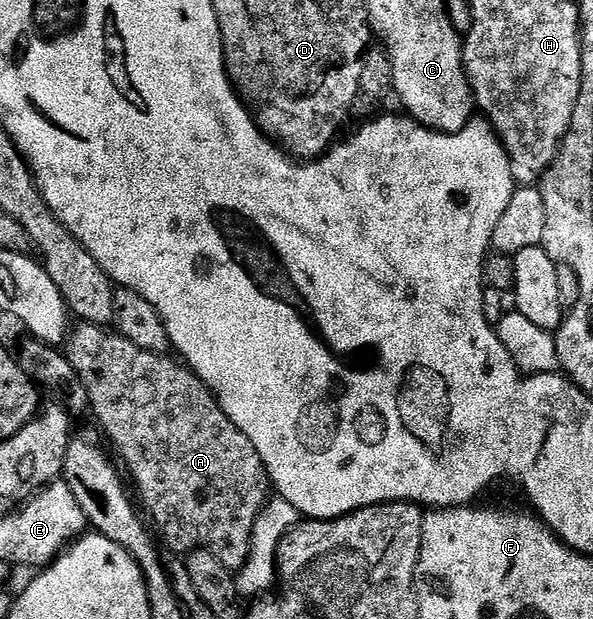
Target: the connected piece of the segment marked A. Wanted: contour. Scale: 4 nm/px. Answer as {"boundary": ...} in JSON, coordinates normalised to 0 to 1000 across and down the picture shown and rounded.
{"boundary":[[[135,520],[135,522],[130,522],[130,523],[128,523],[128,525],[126,525],[126,528],[123,528],[123,530],[121,530],[121,532],[120,532],[120,536],[118,536],[118,544],[116,544],[116,549],[115,549],[115,551],[113,551],[113,556],[111,556],[111,574],[113,574],[113,577],[115,577],[115,583],[118,583],[118,585],[120,585],[120,588],[121,588],[121,590],[123,590],[123,591],[125,591],[125,598],[126,598],[126,599],[128,599],[128,601],[130,601],[130,604],[132,604],[132,606],[135,606],[135,614],[137,614],[137,616],[138,616],[138,619],[142,619],[142,622],[143,622],[143,624],[145,624],[145,637],[147,637],[147,638],[148,638],[148,649],[150,649],[150,654],[152,654],[152,662],[153,662],[153,667],[155,667],[155,669],[159,669],[159,667],[160,667],[160,669],[162,669],[162,675],[164,675],[164,679],[165,679],[165,680],[167,680],[167,682],[169,682],[169,685],[170,685],[170,688],[172,688],[172,690],[175,690],[175,698],[177,698],[177,701],[179,701],[179,703],[182,703],[182,711],[184,711],[184,712],[182,712],[182,711],[180,711],[180,716],[182,716],[182,717],[184,717],[184,719],[187,719],[187,717],[185,717],[185,716],[189,716],[189,717],[191,717],[191,721],[192,721],[192,722],[196,722],[196,727],[197,727],[197,730],[199,730],[199,732],[201,732],[201,733],[202,733],[202,737],[204,737],[204,740],[206,740],[206,742],[209,742],[209,750],[211,750],[211,751],[209,751],[209,750],[207,750],[207,754],[209,754],[209,756],[211,756],[211,758],[212,758],[212,763],[214,763],[214,756],[212,756],[212,754],[216,754],[216,763],[218,763],[218,764],[216,764],[216,763],[214,763],[214,767],[216,767],[216,769],[218,769],[218,771],[219,771],[219,775],[221,775],[221,769],[219,769],[219,767],[223,767],[223,775],[224,775],[224,779],[226,779],[226,780],[229,780],[229,795],[231,795],[231,796],[229,796],[229,795],[228,795],[228,800],[229,800],[229,801],[231,801],[231,803],[233,803],[233,808],[234,808],[234,801],[233,801],[233,800],[236,800],[236,808],[238,808],[238,809],[236,809],[236,808],[234,808],[234,813],[236,813],[236,814],[238,814],[238,816],[239,816],[239,821],[241,821],[241,814],[239,814],[239,813],[243,813],[243,821],[245,821],[245,822],[243,822],[243,821],[241,821],[241,826],[243,826],[243,827],[245,827],[245,829],[248,829],[248,827],[246,827],[246,826],[250,826],[250,827],[251,827],[251,830],[253,830],[253,832],[256,832],[256,840],[258,840],[258,842],[256,842],[256,840],[255,840],[255,845],[256,845],[256,847],[258,847],[258,848],[260,848],[260,853],[261,853],[261,847],[260,847],[260,845],[263,845],[263,853],[265,853],[265,855],[263,855],[263,853],[261,853],[261,858],[263,858],[263,859],[265,859],[265,861],[266,861],[266,866],[268,866],[268,859],[266,859],[266,858],[270,858],[270,866],[272,866],[272,868],[270,868],[270,866],[268,866],[268,871],[270,871],[270,872],[272,872],[272,874],[275,874],[275,872],[273,872],[273,871],[277,871],[277,872],[278,872],[278,876],[280,876],[280,877],[283,877],[283,879],[285,879],[285,882],[287,882],[287,884],[290,884],[290,885],[292,885],[292,889],[293,889],[293,890],[297,890],[297,895],[322,895],[322,893],[325,893],[325,892],[329,892],[329,890],[332,890],[332,889],[349,889],[349,890],[354,890],[354,892],[359,892],[359,895],[363,895],[363,897],[364,897],[364,898],[366,898],[366,900],[368,900],[368,901],[369,901],[369,905],[373,905],[373,906],[374,906],[374,908],[376,908],[376,911],[378,911],[378,913],[379,913],[379,914],[381,914],[381,916],[384,916],[384,918],[388,918],[388,919],[393,919],[393,921],[405,921],[405,919],[406,919],[406,918],[408,918],[408,916],[410,916],[410,913],[411,913],[411,911],[413,911],[413,910],[417,910],[417,908],[418,908],[418,901],[420,901],[420,898],[422,898],[422,895],[423,895],[423,885],[425,885],[425,879],[423,879],[423,866],[425,866],[425,858],[427,858],[427,856],[428,856],[428,850],[430,850],[430,843],[432,843],[432,840],[433,840],[433,838],[437,838],[437,837],[438,837],[438,835],[440,835],[440,834],[442,834],[442,829],[444,829],[444,826],[445,826],[445,822],[447,822],[447,816],[449,816],[449,814],[452,814],[452,811],[454,811],[454,808],[455,808],[455,777],[454,777],[454,774],[452,774],[452,761],[450,761],[450,759],[449,759],[449,753],[447,753],[447,751],[445,751],[445,748],[444,748],[444,746],[442,746],[442,740],[435,740],[435,727],[428,727],[428,714],[422,714],[422,708],[415,708],[415,701],[408,701],[408,695],[401,695],[401,688],[395,688],[395,682],[388,682],[388,675],[386,675],[386,674],[384,674],[384,670],[381,670],[381,669],[379,669],[379,667],[378,667],[378,664],[376,664],[376,662],[374,662],[374,656],[373,656],[373,654],[371,654],[371,651],[368,651],[368,649],[366,649],[366,648],[364,648],[364,641],[363,641],[363,640],[359,640],[359,638],[358,638],[358,635],[356,635],[356,633],[352,633],[352,632],[351,632],[351,625],[347,625],[347,622],[346,622],[346,620],[344,620],[344,619],[341,619],[341,616],[337,616],[337,612],[334,612],[334,609],[331,609],[331,607],[329,607],[329,604],[325,604],[325,603],[324,603],[324,596],[322,596],[322,595],[319,595],[319,593],[315,593],[315,591],[312,591],[312,590],[310,590],[310,588],[309,588],[309,586],[304,586],[304,585],[298,585],[298,583],[297,583],[297,582],[295,582],[295,580],[292,580],[292,582],[293,582],[293,583],[290,583],[290,582],[288,582],[288,578],[287,578],[287,577],[288,577],[288,574],[283,574],[283,572],[272,572],[272,570],[268,570],[268,569],[248,569],[248,567],[246,567],[246,565],[239,565],[239,564],[238,564],[238,562],[234,562],[234,561],[233,561],[233,559],[226,559],[226,553],[219,553],[219,551],[218,551],[218,549],[214,549],[214,548],[212,548],[212,544],[209,544],[209,543],[204,543],[204,541],[202,541],[202,538],[201,538],[201,535],[196,535],[196,533],[184,533],[184,532],[182,532],[182,530],[180,530],[180,528],[175,528],[175,527],[170,527],[170,525],[165,525],[165,523],[143,523],[143,522],[140,522],[140,520]]]}

